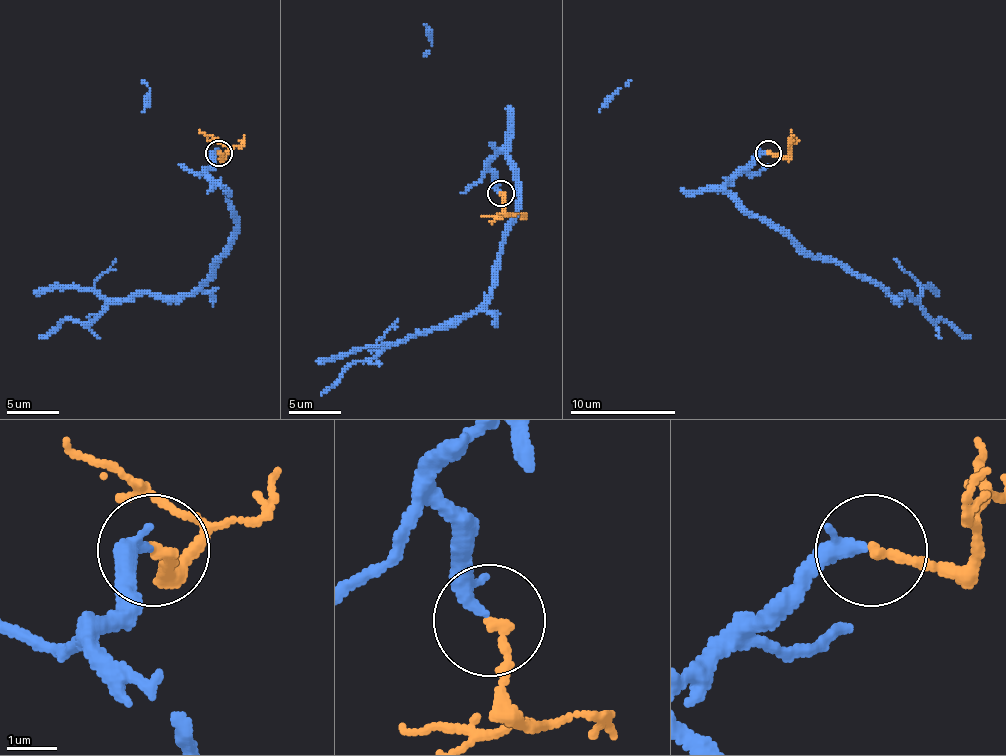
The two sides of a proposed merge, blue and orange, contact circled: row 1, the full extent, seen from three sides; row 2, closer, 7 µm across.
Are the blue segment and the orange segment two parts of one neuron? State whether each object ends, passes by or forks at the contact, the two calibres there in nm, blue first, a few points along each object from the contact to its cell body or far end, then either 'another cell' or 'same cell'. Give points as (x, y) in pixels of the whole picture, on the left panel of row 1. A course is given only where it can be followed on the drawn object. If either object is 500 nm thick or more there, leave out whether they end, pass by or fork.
blue ends | orange ends | 320/200 nm | blue via (218, 154), (207, 172), (236, 233), (205, 280), (181, 296), (107, 303), (39, 338) | orange via (218, 154), (223, 156), (228, 151), (199, 130) | same cell

